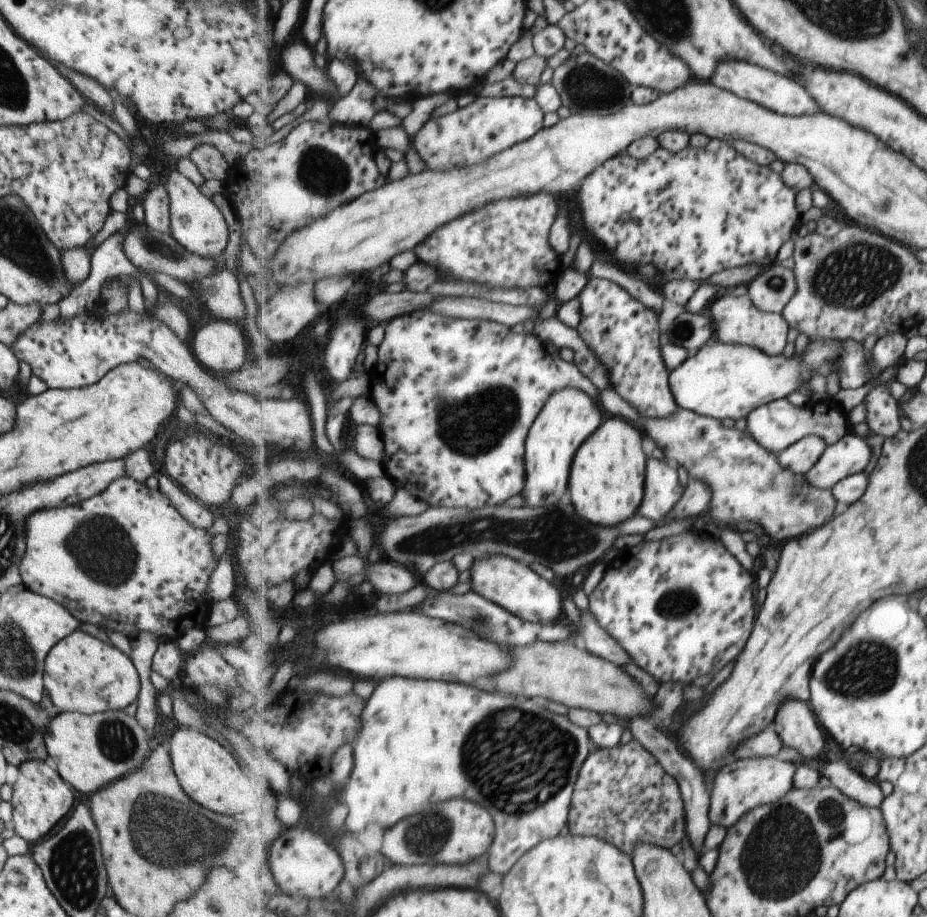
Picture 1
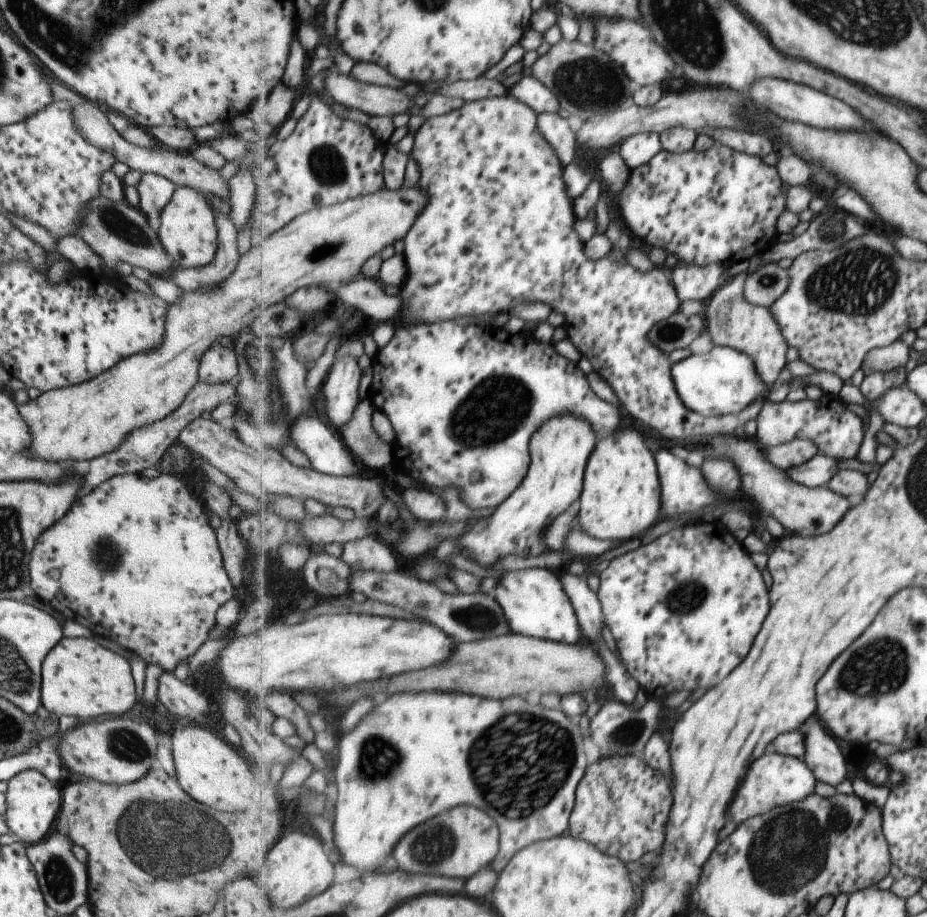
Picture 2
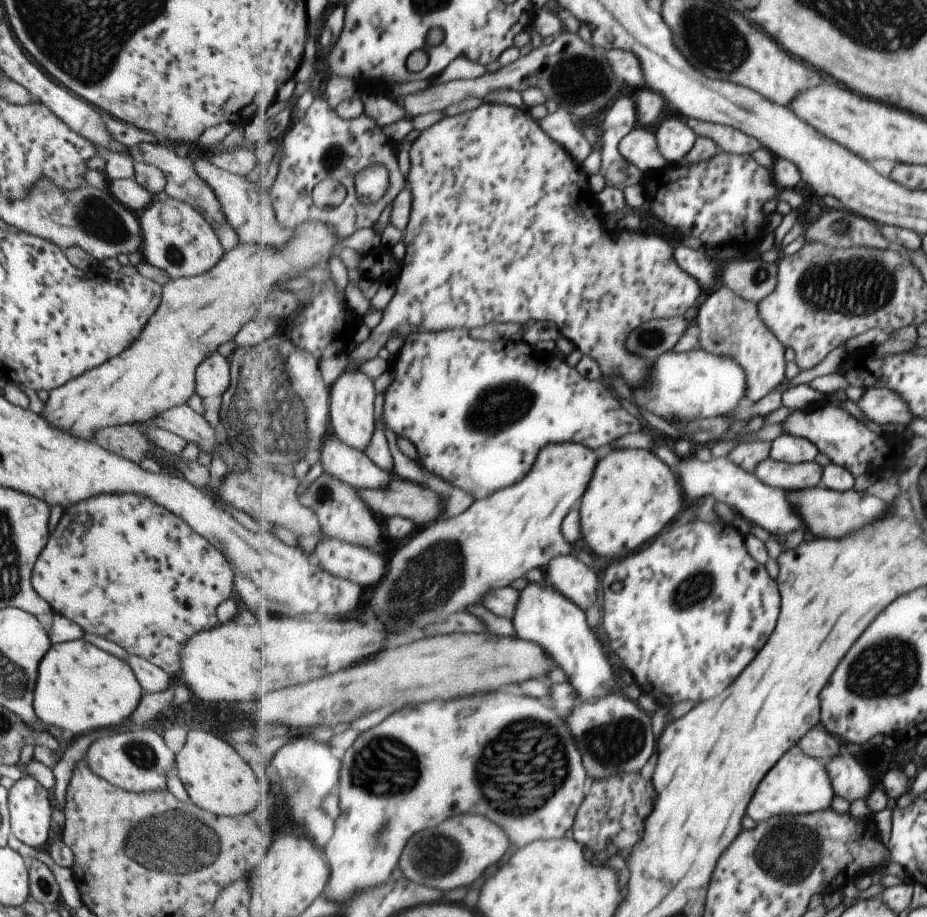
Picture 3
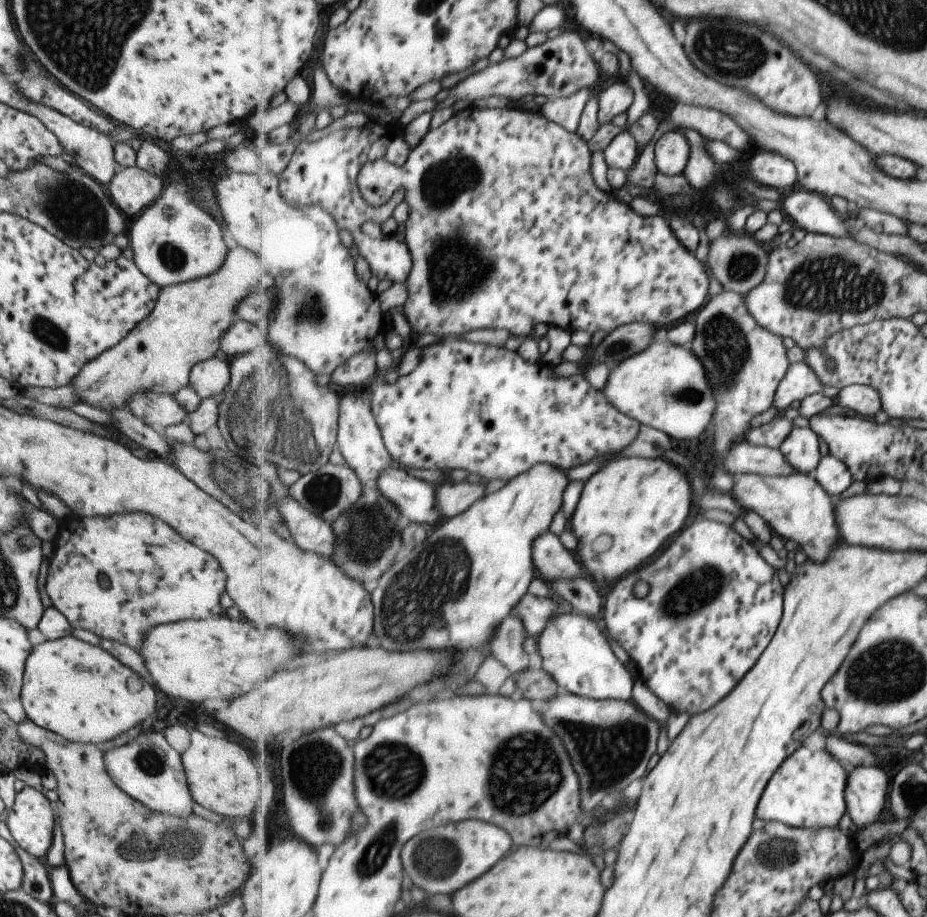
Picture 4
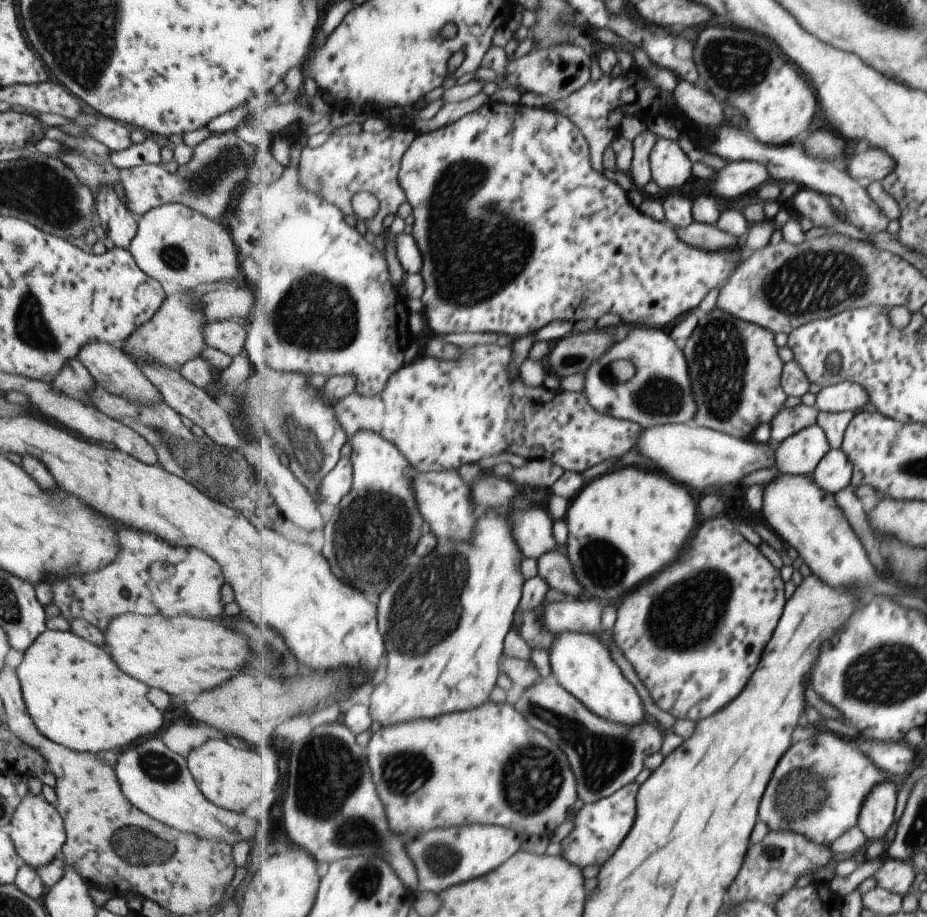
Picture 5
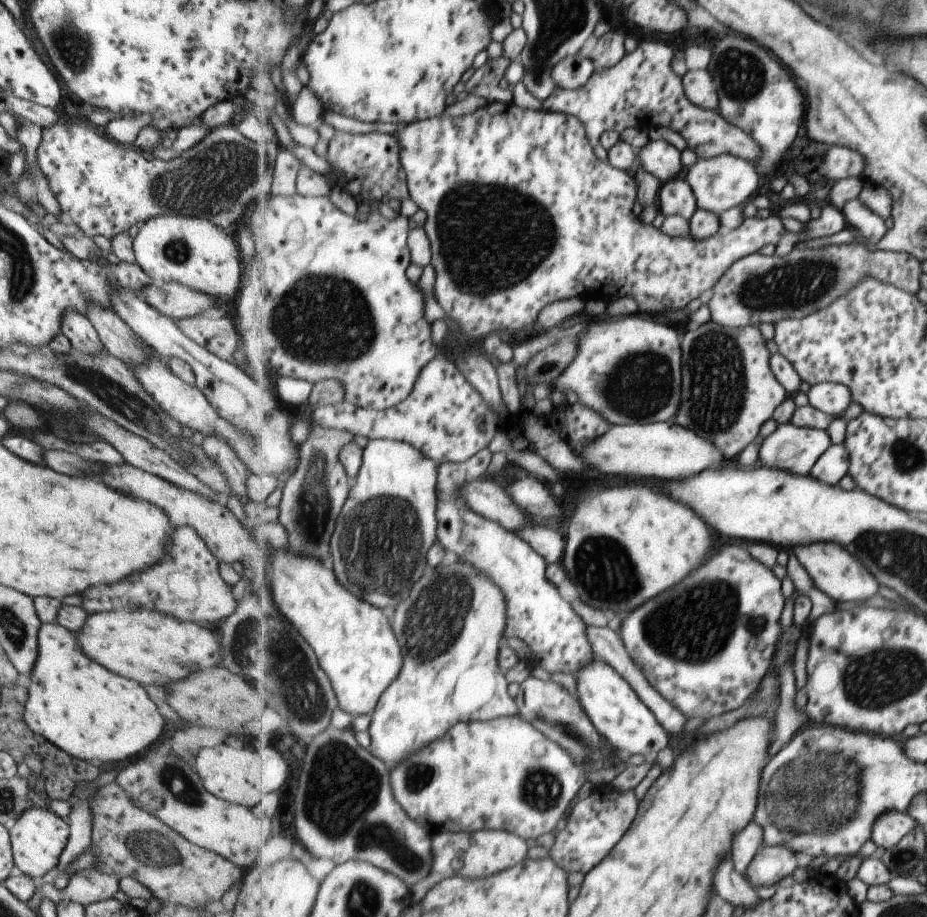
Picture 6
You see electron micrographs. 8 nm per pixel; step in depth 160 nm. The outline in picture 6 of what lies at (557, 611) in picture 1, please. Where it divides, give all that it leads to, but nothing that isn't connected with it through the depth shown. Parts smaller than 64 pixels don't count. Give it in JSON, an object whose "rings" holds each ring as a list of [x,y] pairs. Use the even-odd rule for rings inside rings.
{"rings":[[[595,656],[595,661],[584,666],[577,676],[578,698],[585,712],[590,716],[594,725],[601,731],[601,734],[617,748],[621,753],[641,754],[647,760],[655,760],[655,756],[669,744],[669,734],[665,727],[657,720],[653,711],[639,698],[635,689],[611,666],[605,659]]]}

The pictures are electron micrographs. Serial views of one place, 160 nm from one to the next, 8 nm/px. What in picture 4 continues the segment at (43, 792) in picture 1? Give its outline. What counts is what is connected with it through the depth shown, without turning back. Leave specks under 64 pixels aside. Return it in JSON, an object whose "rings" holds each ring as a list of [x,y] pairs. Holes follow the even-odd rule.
{"rings":[[[24,785],[21,790],[14,794],[11,811],[8,812],[4,816],[7,815],[6,825],[13,840],[15,840],[15,844],[35,858],[43,858],[51,844],[55,822],[53,804],[47,801],[42,790],[36,790],[31,786]]]}

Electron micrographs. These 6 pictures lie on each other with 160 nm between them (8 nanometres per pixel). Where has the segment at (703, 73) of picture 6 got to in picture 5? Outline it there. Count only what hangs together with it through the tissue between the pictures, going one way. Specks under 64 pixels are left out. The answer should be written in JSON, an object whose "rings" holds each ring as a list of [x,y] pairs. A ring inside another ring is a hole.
{"rings":[[[679,82],[675,96],[679,112],[691,123],[701,127],[719,127],[723,122],[726,123],[723,103],[711,96],[705,88]]]}

